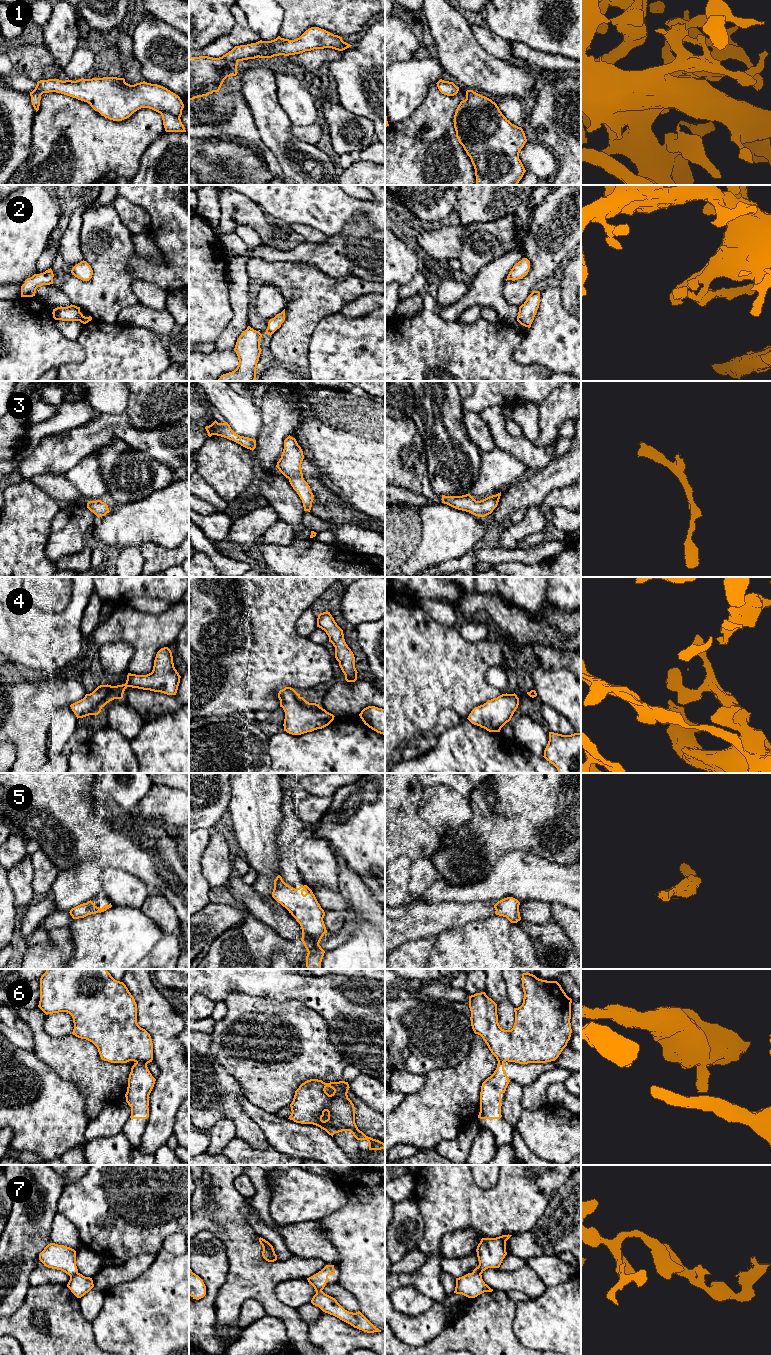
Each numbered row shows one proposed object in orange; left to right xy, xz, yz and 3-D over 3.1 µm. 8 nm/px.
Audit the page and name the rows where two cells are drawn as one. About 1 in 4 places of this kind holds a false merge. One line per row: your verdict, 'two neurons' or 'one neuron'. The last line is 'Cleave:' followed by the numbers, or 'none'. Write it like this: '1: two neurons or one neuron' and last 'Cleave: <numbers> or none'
1: one neuron
2: one neuron
3: one neuron
4: one neuron
5: one neuron
6: two neurons
7: two neurons
Cleave: 6, 7

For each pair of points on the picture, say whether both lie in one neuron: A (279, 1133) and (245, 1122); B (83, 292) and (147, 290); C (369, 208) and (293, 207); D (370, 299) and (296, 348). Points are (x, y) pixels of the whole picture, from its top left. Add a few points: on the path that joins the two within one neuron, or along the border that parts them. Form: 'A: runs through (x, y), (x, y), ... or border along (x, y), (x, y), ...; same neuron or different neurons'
A: border along (244, 1110), (259, 1127), (270, 1144); different neurons
B: border along (134, 280), (132, 290), (139, 302); different neurons
C: runs through (350, 207), (312, 207); same neuron
D: border along (358, 297), (353, 301), (349, 301), (339, 312); different neurons

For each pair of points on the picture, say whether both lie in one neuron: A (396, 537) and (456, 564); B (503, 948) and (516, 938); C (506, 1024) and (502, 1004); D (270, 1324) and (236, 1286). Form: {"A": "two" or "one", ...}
{"A": "two", "B": "two", "C": "one", "D": "two"}

